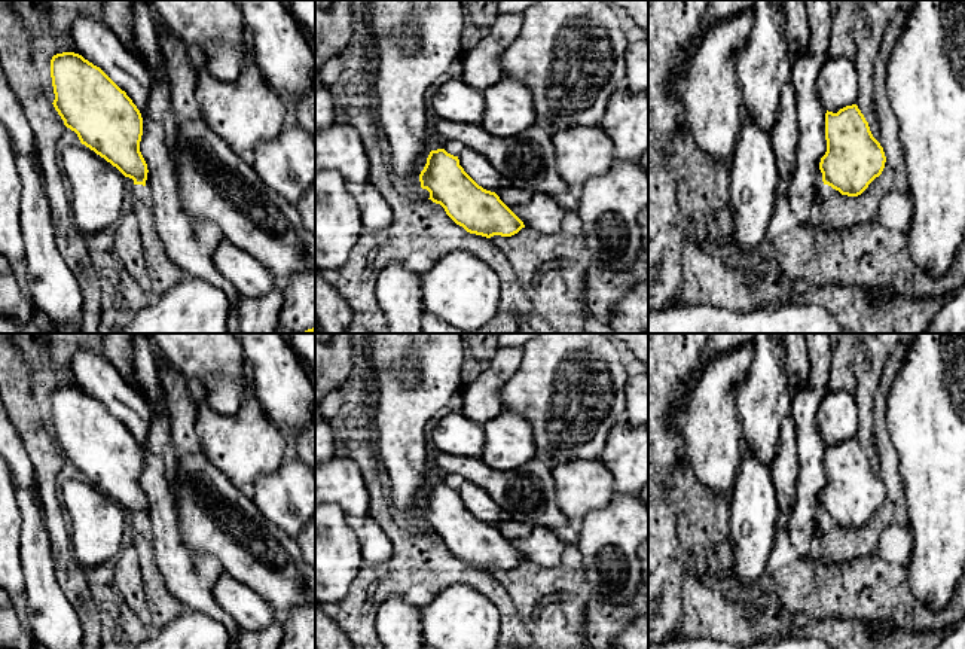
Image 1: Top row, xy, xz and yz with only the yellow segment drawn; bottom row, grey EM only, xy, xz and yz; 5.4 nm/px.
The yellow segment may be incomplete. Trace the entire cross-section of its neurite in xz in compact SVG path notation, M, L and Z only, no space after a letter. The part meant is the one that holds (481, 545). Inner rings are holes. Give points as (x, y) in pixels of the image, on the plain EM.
M445 482L430 485L419 515L430 525L428 533L440 537L470 567L511 570L525 561L495 525L479 519L459 499L458 490Z

